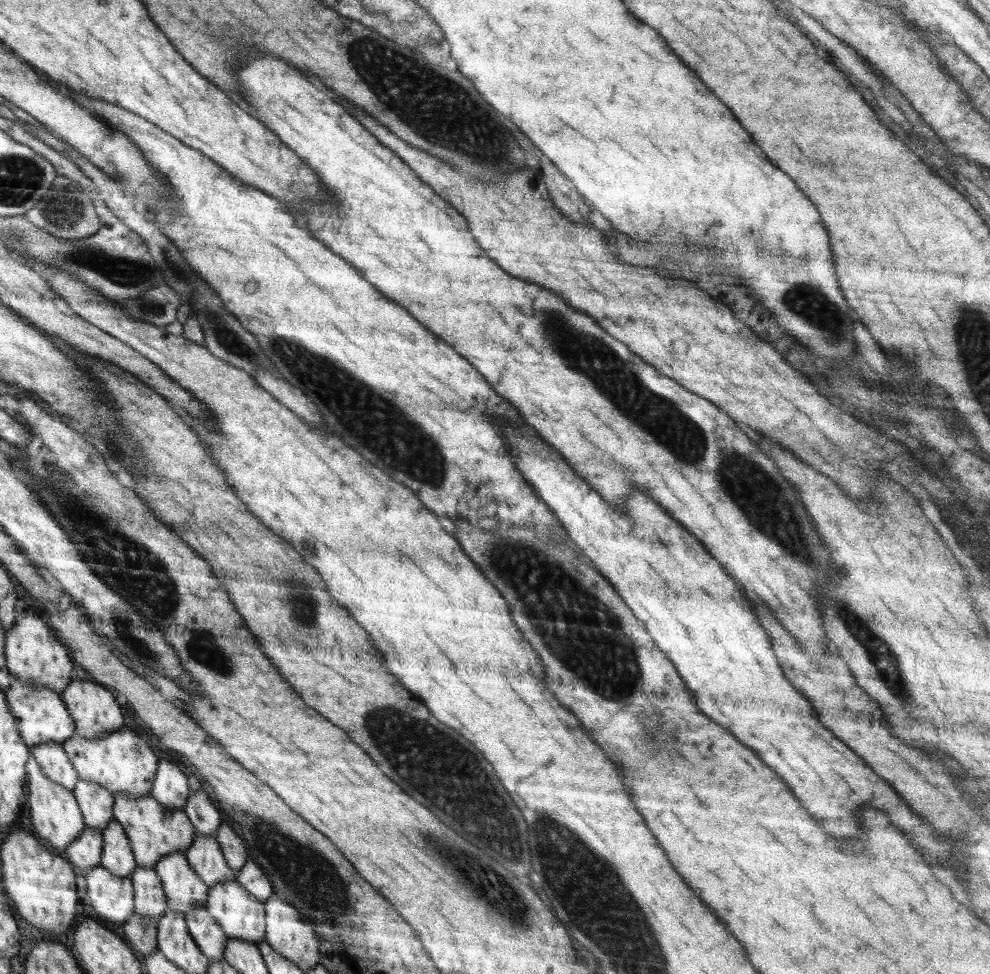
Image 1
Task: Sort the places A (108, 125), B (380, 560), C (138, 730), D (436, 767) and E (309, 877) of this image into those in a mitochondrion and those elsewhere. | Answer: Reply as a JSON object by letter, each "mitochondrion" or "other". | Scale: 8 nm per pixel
{"A":"other","B":"other","C":"other","D":"mitochondrion","E":"mitochondrion"}

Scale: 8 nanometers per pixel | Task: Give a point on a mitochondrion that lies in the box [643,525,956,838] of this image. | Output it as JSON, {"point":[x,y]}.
{"point":[888,663]}

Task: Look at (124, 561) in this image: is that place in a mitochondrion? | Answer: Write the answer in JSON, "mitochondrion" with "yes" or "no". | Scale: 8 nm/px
{"mitochondrion":"yes"}

